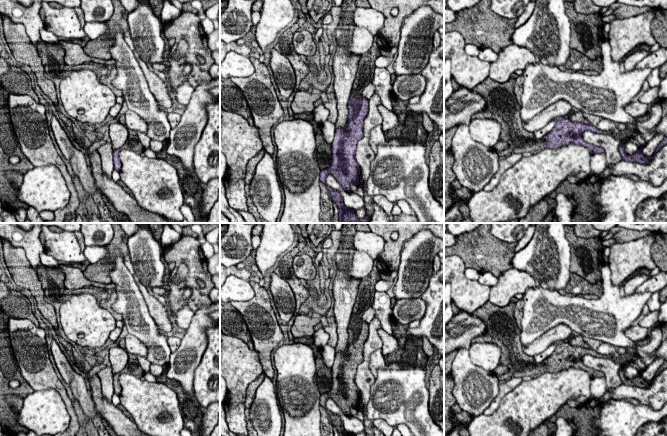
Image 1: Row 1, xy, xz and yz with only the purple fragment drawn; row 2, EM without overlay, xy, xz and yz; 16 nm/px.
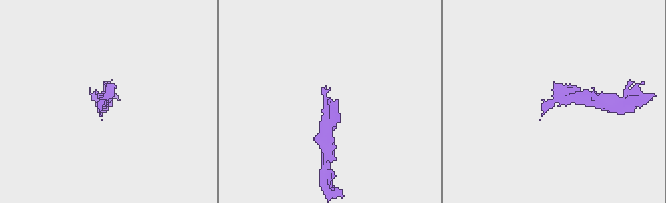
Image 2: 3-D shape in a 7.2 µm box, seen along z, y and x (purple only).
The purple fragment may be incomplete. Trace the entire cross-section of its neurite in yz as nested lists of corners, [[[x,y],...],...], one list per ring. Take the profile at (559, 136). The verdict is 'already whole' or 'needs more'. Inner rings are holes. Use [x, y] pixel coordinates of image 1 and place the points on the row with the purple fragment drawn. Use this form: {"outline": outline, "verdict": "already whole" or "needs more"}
{"outline": [[[487,77],[471,89],[487,102],[485,109],[475,113],[472,119],[493,119],[502,127],[499,141],[506,142],[509,147],[498,153],[500,158],[512,153],[537,154],[546,148],[555,149],[568,144],[582,145],[591,155],[604,152],[603,148],[589,144],[582,138],[584,131],[599,132],[597,127],[573,122],[568,118],[558,118],[549,133],[542,139],[536,139],[534,133],[526,131],[522,126],[521,106],[514,93],[514,84],[515,79],[512,78],[505,83],[499,83]]], "verdict": "needs more"}

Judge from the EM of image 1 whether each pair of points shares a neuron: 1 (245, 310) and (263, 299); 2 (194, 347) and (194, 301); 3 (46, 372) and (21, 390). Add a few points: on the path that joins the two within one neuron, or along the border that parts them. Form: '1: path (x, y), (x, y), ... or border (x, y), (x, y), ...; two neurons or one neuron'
1: path (249, 310), (252, 310), (259, 303); one neuron
2: border (209, 305), (203, 305), (194, 312); two neurons
3: border (17, 363), (21, 376), (34, 390); two neurons

